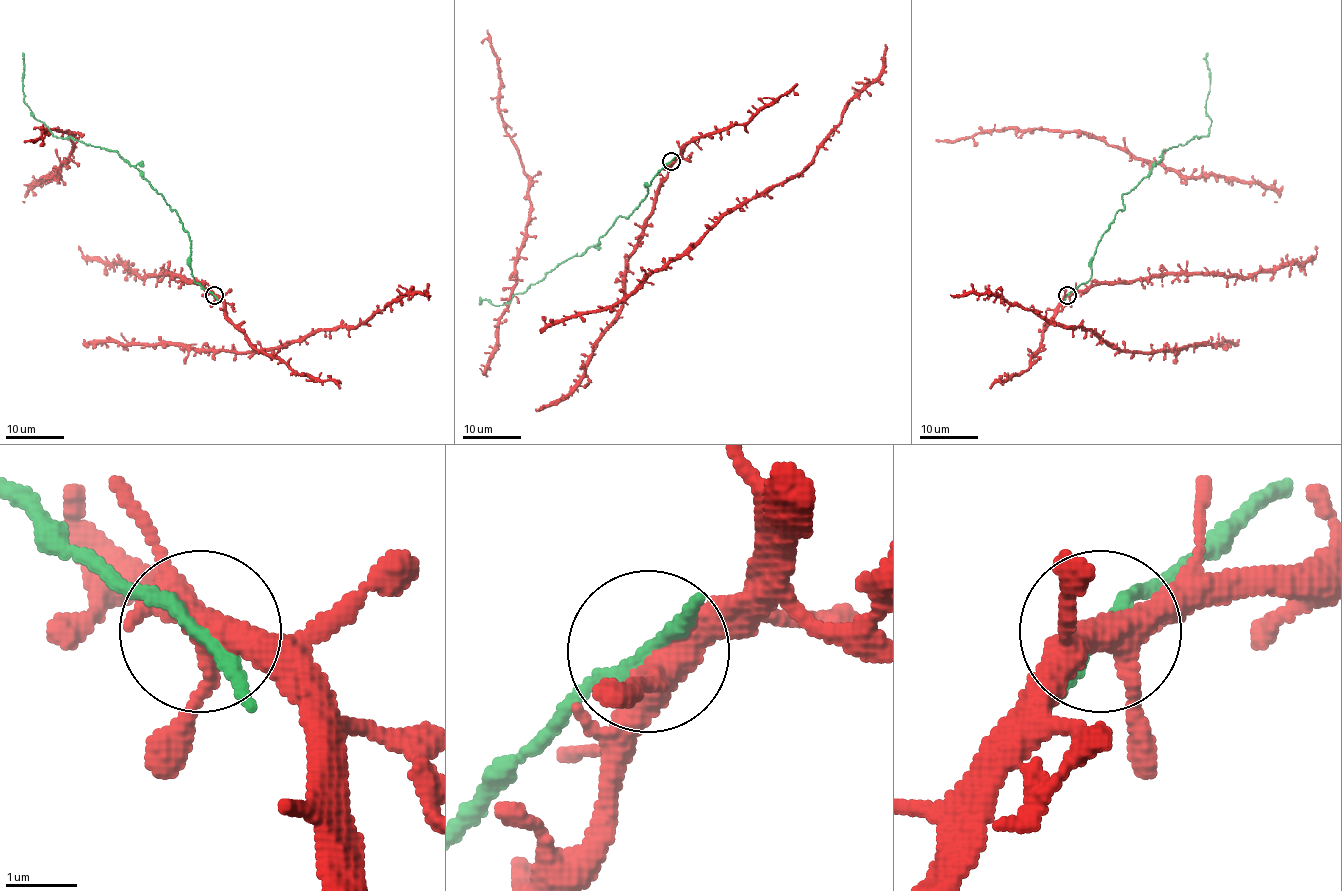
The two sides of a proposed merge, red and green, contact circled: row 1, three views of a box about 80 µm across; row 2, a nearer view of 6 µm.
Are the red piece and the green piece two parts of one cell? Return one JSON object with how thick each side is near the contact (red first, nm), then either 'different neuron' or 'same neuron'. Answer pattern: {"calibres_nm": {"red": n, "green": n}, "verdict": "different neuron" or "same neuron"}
{"calibres_nm": {"red": 360, "green": 200}, "verdict": "different neuron"}

